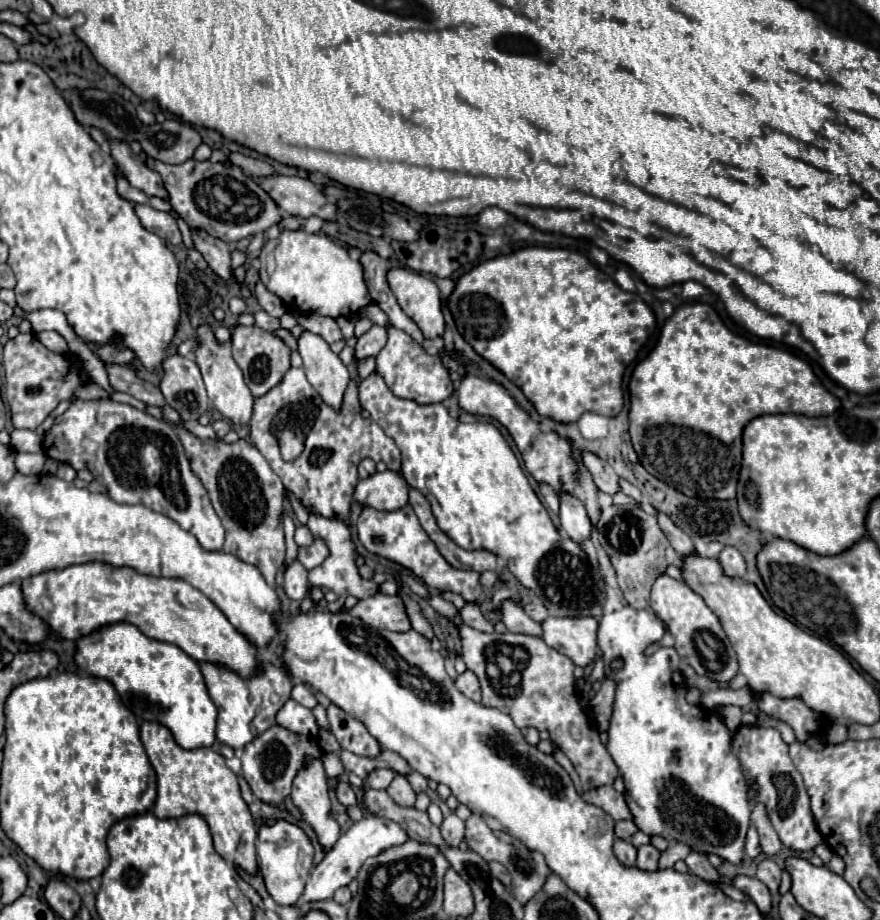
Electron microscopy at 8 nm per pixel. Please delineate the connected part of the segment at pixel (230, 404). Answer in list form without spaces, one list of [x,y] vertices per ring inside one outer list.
[[[200,326],[198,336],[200,336],[200,348],[196,350],[196,364],[202,372],[202,378],[204,378],[204,384],[208,390],[208,398],[212,400],[212,406],[218,412],[222,412],[224,418],[232,420],[236,426],[248,424],[252,418],[252,410],[254,410],[254,396],[242,378],[242,370],[238,368],[238,364],[232,358],[230,342],[218,344],[210,326]]]

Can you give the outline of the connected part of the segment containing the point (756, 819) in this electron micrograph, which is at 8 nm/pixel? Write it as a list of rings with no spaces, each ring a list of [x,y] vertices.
[[[754,804],[752,808],[752,822],[760,834],[760,846],[762,846],[762,852],[766,856],[774,856],[780,852],[782,848],[782,842],[778,838],[778,834],[774,832],[770,820],[766,818],[766,812],[764,812],[764,806],[762,804]]]

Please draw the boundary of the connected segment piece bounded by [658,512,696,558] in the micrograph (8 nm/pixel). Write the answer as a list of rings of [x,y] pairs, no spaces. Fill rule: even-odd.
[[[662,512],[658,514],[658,524],[660,524],[662,532],[668,536],[672,548],[674,548],[682,558],[688,556],[688,554],[696,554],[694,542],[688,538],[688,534],[684,534],[678,526],[674,526],[674,522],[672,522],[666,514],[662,514]]]

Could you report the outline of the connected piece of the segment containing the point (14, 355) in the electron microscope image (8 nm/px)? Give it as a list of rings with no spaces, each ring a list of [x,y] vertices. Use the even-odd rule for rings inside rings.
[[[32,332],[18,334],[14,340],[8,340],[2,364],[6,372],[6,400],[12,412],[14,428],[36,430],[62,400],[70,400],[74,394],[82,400],[108,398],[108,392],[104,392],[98,384],[86,384],[80,388],[78,364],[72,362],[70,356],[60,356],[48,350]]]

